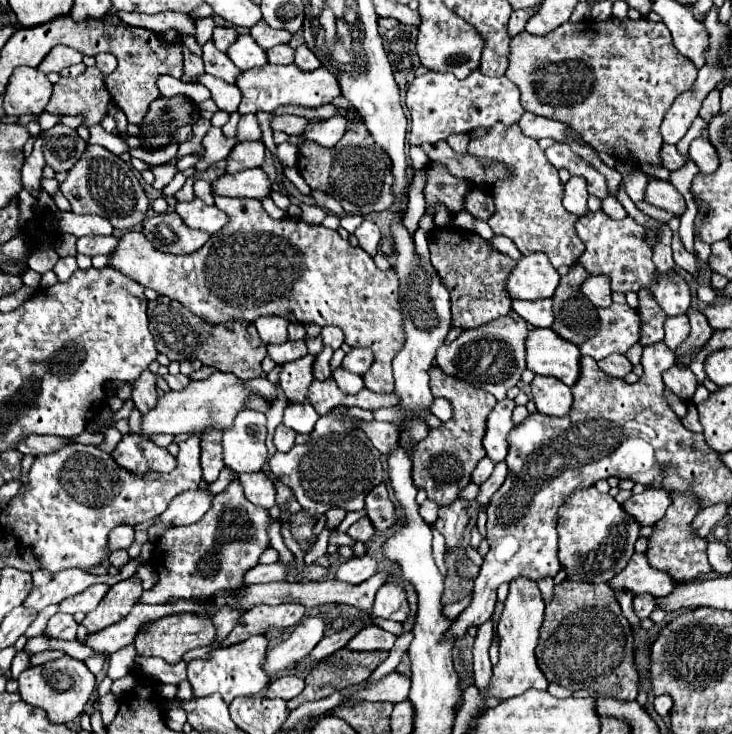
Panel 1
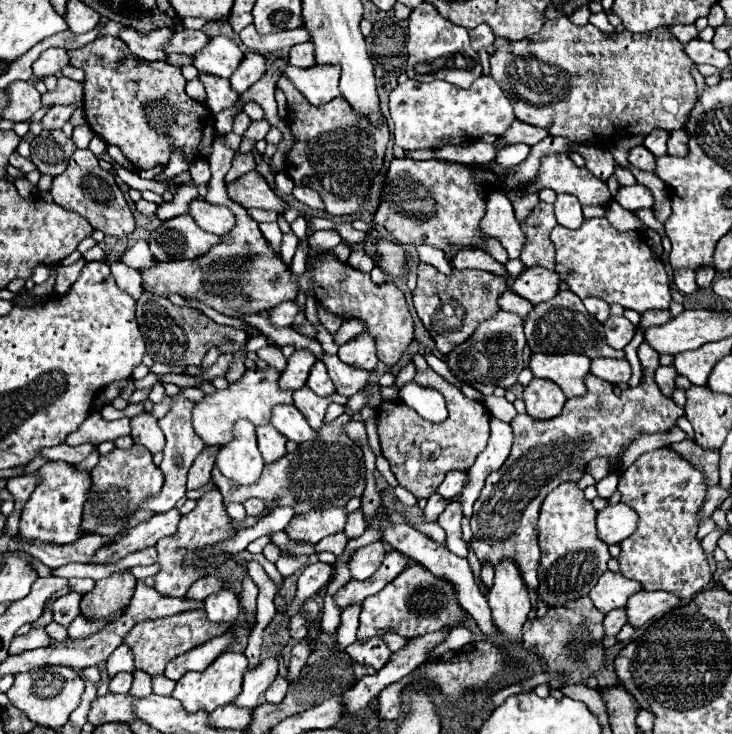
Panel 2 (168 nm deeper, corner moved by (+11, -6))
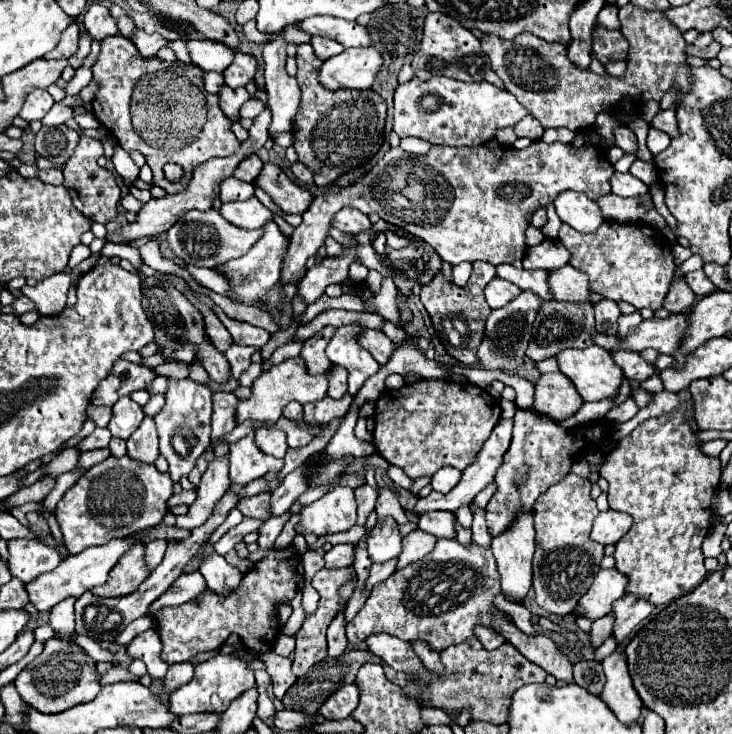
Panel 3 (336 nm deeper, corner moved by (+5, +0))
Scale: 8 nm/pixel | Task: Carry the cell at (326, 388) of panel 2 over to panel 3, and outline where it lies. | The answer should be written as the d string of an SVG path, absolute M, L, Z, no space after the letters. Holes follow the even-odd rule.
M334 366L330 368L330 374L328 374L328 396L330 398L342 398L346 394L346 378L348 378L348 372L340 366Z

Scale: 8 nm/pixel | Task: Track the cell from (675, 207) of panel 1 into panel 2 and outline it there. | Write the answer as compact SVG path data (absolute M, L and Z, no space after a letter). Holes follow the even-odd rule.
M634 184L634 186L620 186L614 200L626 208L626 210L640 210L640 208L652 208L654 198L652 192L642 186L642 184Z

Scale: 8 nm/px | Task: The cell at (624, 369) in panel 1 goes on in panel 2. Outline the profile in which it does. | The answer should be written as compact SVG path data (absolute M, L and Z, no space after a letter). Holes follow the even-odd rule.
M596 358L592 360L592 374L610 382L620 384L628 382L632 376L632 368L628 360L616 360L616 358Z

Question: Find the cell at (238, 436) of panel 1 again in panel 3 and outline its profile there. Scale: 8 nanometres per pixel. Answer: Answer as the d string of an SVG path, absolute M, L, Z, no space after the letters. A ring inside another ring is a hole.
M254 434L240 438L230 444L230 480L236 484L248 484L256 478L266 476L268 472L280 472L284 462L278 458L270 458L262 454L258 446L254 446Z

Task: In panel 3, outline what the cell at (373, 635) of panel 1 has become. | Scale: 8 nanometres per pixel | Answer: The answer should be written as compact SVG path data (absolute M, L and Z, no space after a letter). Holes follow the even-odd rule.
M372 634L366 638L366 646L372 654L380 656L388 666L392 666L398 672L414 672L422 670L422 662L412 652L408 642L402 642L400 638L388 636L388 634Z

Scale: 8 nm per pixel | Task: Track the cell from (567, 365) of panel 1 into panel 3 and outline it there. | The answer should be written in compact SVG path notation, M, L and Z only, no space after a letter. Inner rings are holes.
M600 346L562 350L562 354L554 358L558 370L574 382L578 394L586 402L610 398L622 384L622 370L612 362L610 352Z

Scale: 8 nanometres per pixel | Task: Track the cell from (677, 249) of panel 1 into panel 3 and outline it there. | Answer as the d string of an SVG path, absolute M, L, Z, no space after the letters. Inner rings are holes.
M704 270L688 272L688 274L686 274L686 282L688 282L688 286L696 292L696 296L706 296L706 294L714 292L714 284L706 278Z

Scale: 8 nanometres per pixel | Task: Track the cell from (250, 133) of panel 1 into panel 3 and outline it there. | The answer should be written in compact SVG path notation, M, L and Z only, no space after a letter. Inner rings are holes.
M250 98L246 104L242 104L242 110L240 110L240 118L250 118L254 120L262 110L264 110L264 102L260 102L258 98Z

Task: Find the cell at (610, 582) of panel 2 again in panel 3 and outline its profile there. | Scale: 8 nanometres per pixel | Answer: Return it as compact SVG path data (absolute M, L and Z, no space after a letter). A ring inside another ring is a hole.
M604 568L596 574L594 584L578 604L586 618L596 620L606 616L612 610L612 604L622 596L626 596L626 576L616 568Z

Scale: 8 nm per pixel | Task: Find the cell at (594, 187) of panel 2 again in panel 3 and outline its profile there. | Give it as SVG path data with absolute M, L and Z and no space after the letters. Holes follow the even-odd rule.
M532 142L528 148L516 152L512 148L500 146L496 150L488 150L482 146L462 146L462 148L450 148L450 146L432 146L432 150L424 156L408 154L402 148L390 148L386 156L356 184L350 188L338 192L338 194L326 194L312 200L310 208L302 214L302 224L294 228L292 232L292 244L288 248L288 256L282 266L282 280L294 280L306 272L306 260L318 252L318 248L324 244L330 228L332 216L342 210L344 206L358 208L364 214L376 212L382 220L406 230L412 236L418 236L420 240L428 242L436 254L456 266L460 262L476 262L484 260L488 264L512 264L514 260L522 258L526 252L524 244L524 230L530 224L530 216L536 208L546 206L548 200L554 200L564 190L578 190L588 194L592 200L598 200L600 196L610 194L610 178L614 174L614 166L606 160L604 152L598 152L600 148L574 148L570 144L542 144Z

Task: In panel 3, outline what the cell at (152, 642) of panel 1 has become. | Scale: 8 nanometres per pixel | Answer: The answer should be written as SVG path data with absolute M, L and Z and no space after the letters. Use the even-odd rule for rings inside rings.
M294 548L274 550L268 558L260 560L242 580L240 588L226 598L206 590L200 598L186 602L176 608L162 608L154 616L154 628L158 628L162 640L160 658L168 664L188 662L198 652L208 652L220 648L230 634L238 634L248 650L266 652L274 646L274 640L280 632L276 620L276 608L284 600L292 600L296 594L296 564L300 554Z

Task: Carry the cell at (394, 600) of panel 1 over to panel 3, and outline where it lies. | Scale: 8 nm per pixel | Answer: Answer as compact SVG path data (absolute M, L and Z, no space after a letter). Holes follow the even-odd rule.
M438 540L434 550L426 558L414 562L412 566L396 570L390 578L374 586L362 610L348 622L346 636L348 642L360 644L370 634L386 632L400 640L426 640L434 650L440 652L452 644L472 638L472 628L476 624L490 626L490 618L494 610L492 600L498 592L500 592L500 576L496 572L496 562L490 550L482 550L476 544L472 544L472 548L464 548L456 540Z

